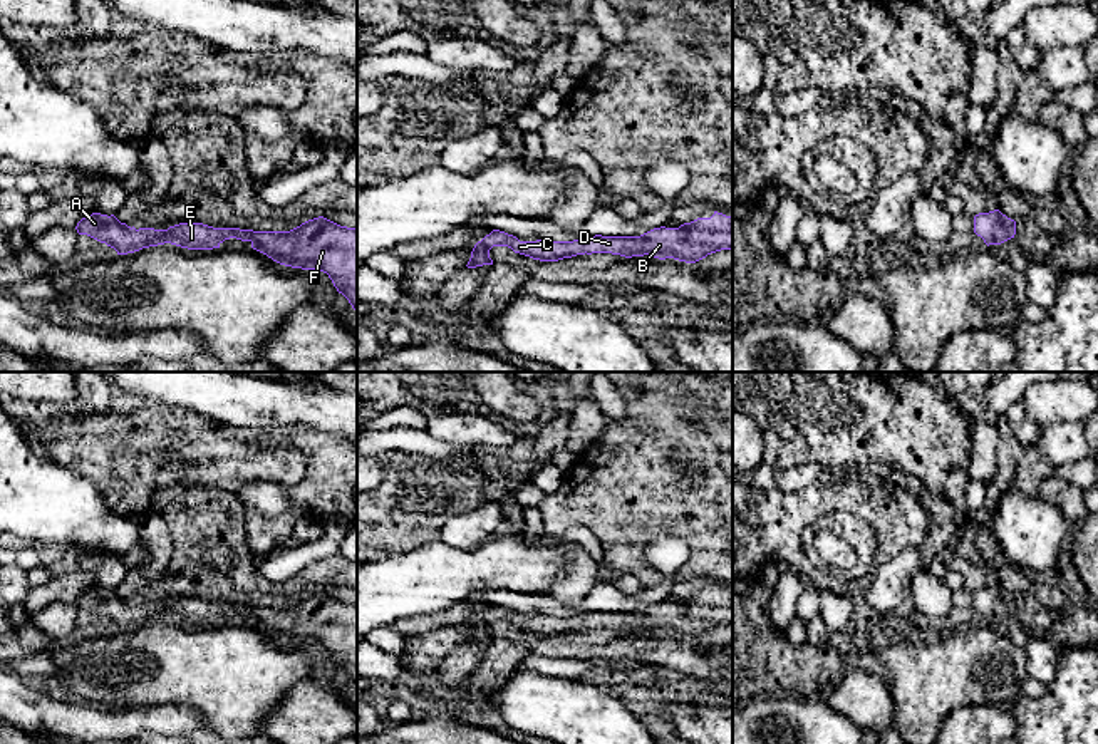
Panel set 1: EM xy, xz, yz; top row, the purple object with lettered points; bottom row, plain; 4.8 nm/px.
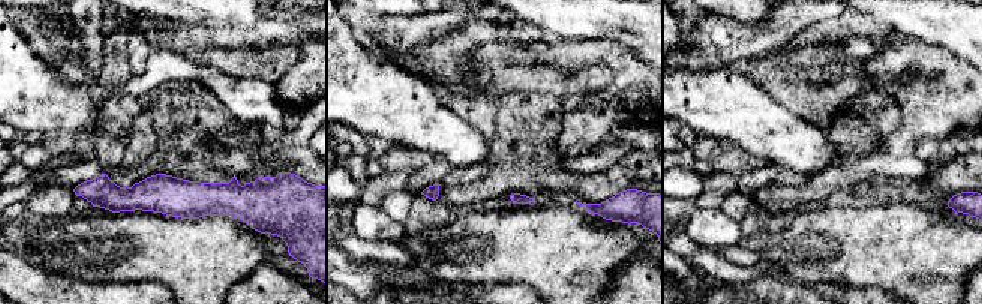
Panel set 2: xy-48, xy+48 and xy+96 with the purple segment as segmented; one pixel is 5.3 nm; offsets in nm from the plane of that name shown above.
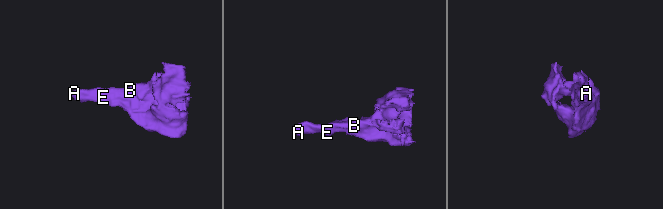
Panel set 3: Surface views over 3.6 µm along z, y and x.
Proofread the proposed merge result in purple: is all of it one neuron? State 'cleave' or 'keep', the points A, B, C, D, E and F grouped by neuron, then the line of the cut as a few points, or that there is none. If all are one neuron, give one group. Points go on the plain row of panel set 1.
keep | A B C D E F | no cut

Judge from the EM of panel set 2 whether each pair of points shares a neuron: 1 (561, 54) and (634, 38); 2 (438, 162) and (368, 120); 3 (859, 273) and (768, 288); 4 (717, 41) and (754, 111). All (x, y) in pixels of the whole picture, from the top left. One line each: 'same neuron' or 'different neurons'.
1: different neurons
2: different neurons
3: different neurons
4: different neurons

